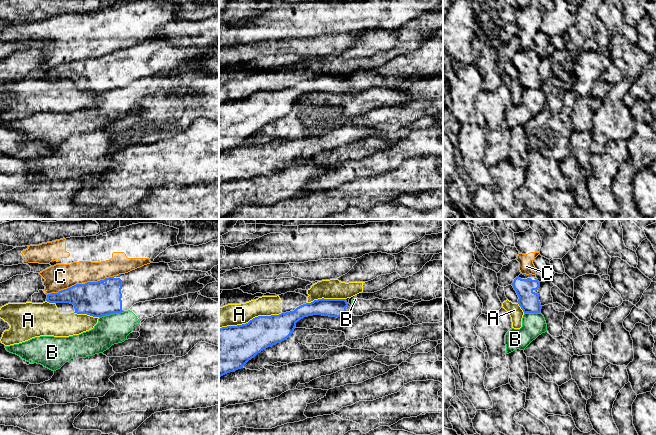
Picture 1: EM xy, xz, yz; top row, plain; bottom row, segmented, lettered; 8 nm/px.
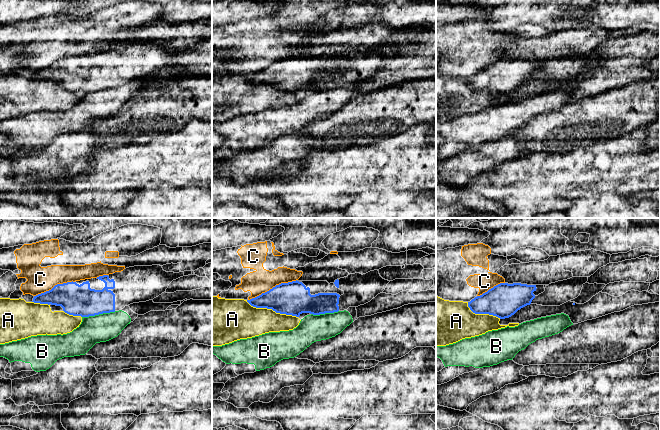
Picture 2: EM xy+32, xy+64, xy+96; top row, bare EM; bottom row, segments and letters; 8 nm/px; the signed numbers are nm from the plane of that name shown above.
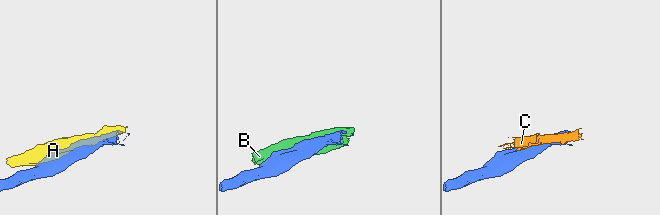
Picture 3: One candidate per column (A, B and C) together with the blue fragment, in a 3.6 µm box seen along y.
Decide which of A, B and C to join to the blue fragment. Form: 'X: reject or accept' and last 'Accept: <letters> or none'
A: reject
B: reject
C: reject
Accept: none

